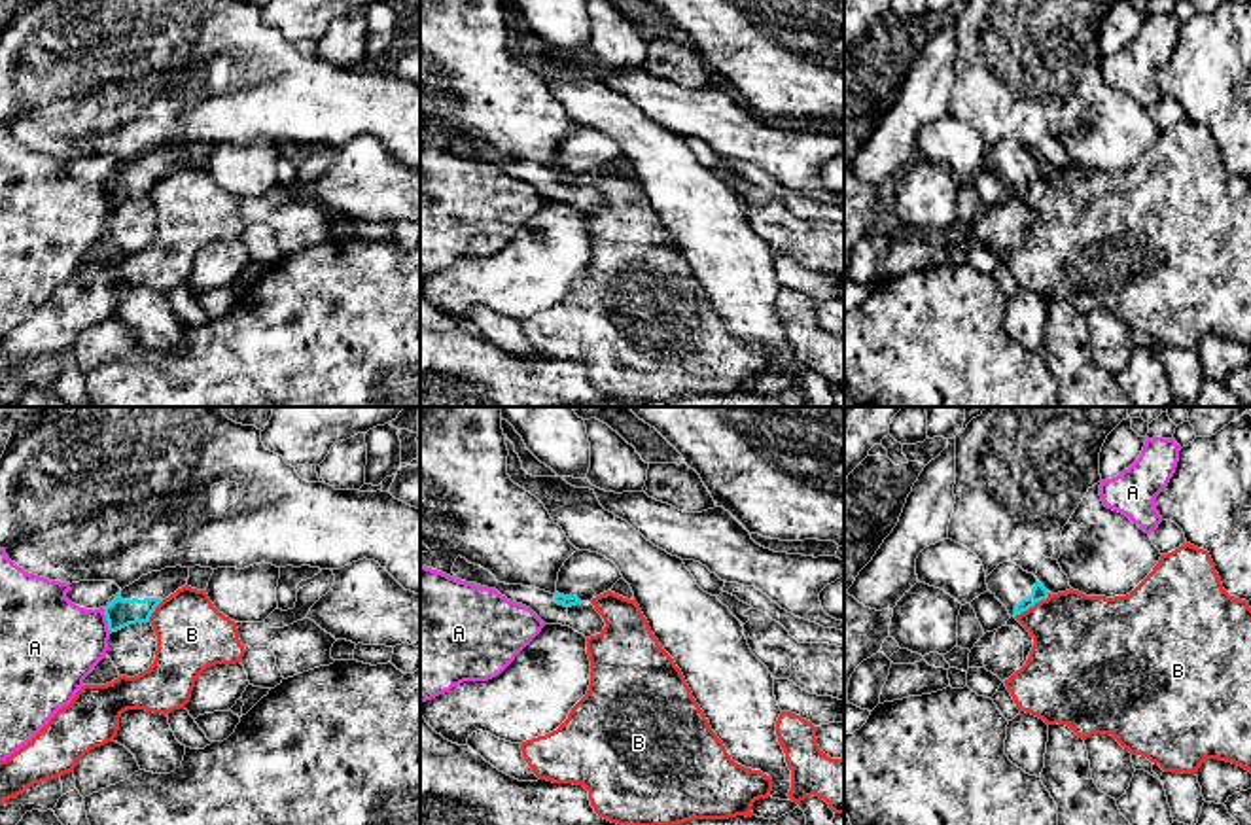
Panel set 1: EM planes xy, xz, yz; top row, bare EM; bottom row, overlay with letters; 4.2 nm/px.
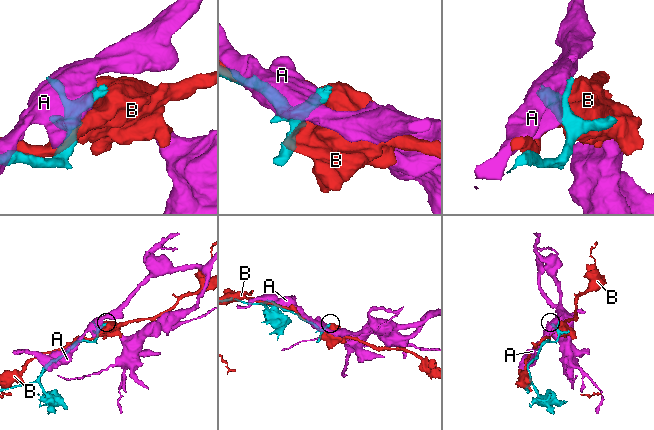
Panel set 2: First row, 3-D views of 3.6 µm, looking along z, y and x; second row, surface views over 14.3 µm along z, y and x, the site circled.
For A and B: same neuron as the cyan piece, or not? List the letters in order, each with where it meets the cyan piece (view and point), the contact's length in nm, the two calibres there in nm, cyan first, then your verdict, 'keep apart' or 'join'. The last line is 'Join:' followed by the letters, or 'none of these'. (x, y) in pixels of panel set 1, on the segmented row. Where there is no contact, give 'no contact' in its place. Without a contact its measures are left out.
A: contact xy (108, 621); length 110 nm; calibres 120 and 380 nm; keep apart
B: contact yz (1032, 606); length 190 nm; calibres 70 and 380 nm; keep apart
Join: none of these

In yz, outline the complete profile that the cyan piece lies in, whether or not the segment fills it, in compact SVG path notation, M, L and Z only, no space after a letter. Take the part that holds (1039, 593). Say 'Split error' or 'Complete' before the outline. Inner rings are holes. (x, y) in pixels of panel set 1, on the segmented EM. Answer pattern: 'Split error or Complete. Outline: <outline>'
Split error. Outline: M1014 562L999 564L986 577L988 590L1007 607L1011 617L1016 617L1037 602L1048 598L1048 590L1033 573L1024 571Z

